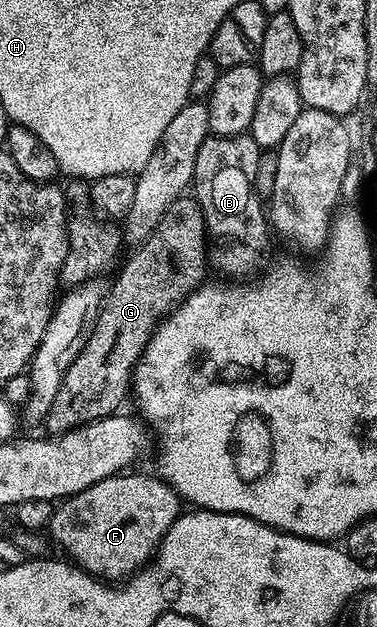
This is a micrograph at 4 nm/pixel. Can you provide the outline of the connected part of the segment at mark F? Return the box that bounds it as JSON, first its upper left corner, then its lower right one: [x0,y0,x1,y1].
[46,471,183,583]

